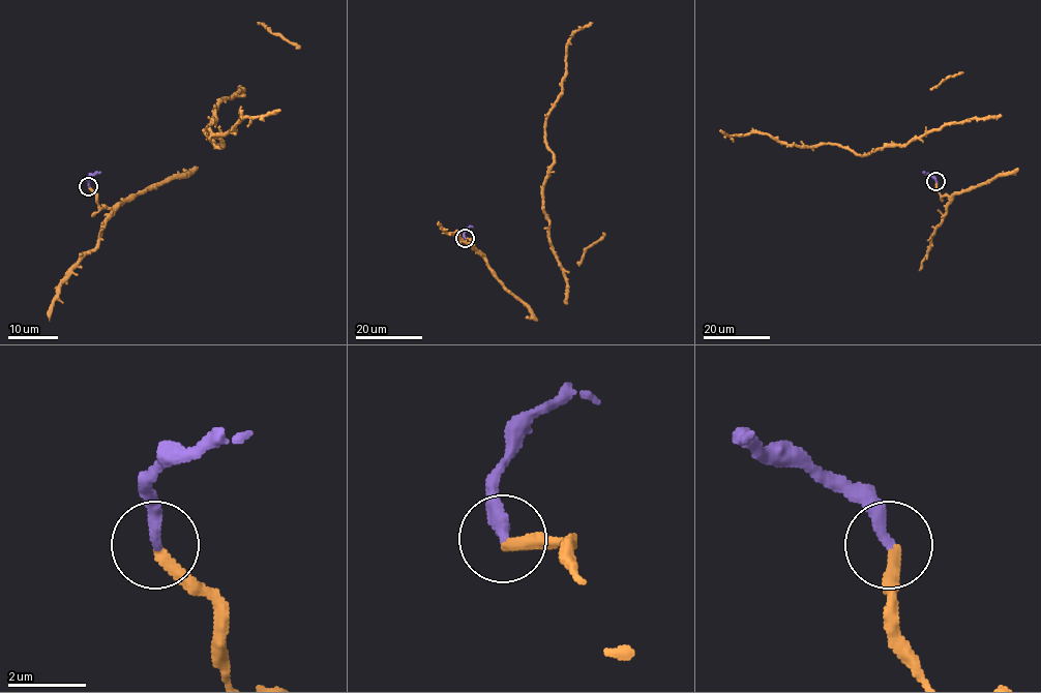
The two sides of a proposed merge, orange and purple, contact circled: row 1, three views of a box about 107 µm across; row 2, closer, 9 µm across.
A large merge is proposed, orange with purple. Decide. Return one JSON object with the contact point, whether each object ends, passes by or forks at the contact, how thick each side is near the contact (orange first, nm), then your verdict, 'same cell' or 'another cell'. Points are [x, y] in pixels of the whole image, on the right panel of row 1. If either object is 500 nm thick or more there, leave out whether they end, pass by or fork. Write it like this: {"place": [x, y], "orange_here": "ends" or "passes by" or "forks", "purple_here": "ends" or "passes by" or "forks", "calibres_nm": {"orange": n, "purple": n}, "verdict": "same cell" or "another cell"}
{"place": [935, 181], "orange_here": "ends", "purple_here": "ends", "calibres_nm": {"orange": 300, "purple": 320}, "verdict": "same cell"}

